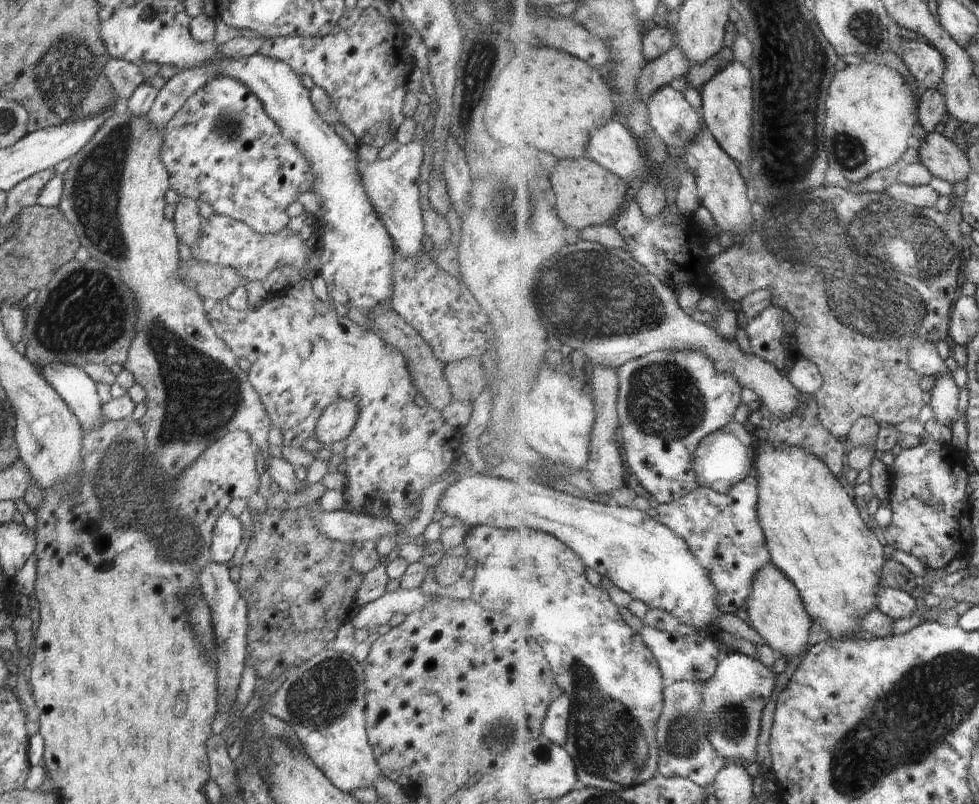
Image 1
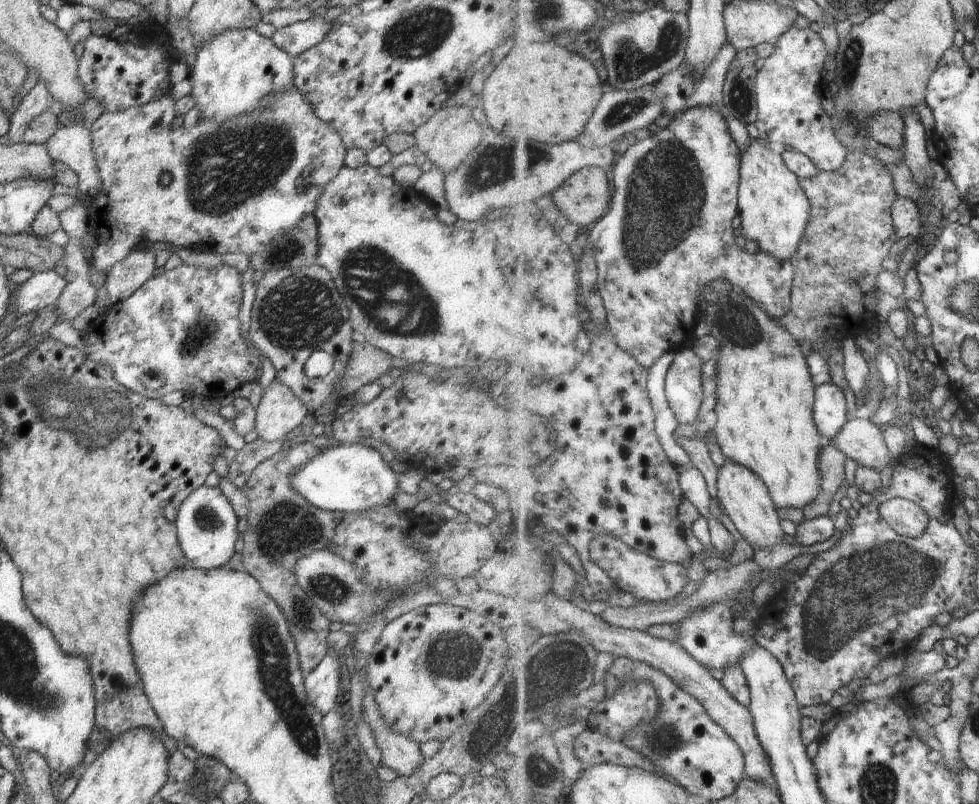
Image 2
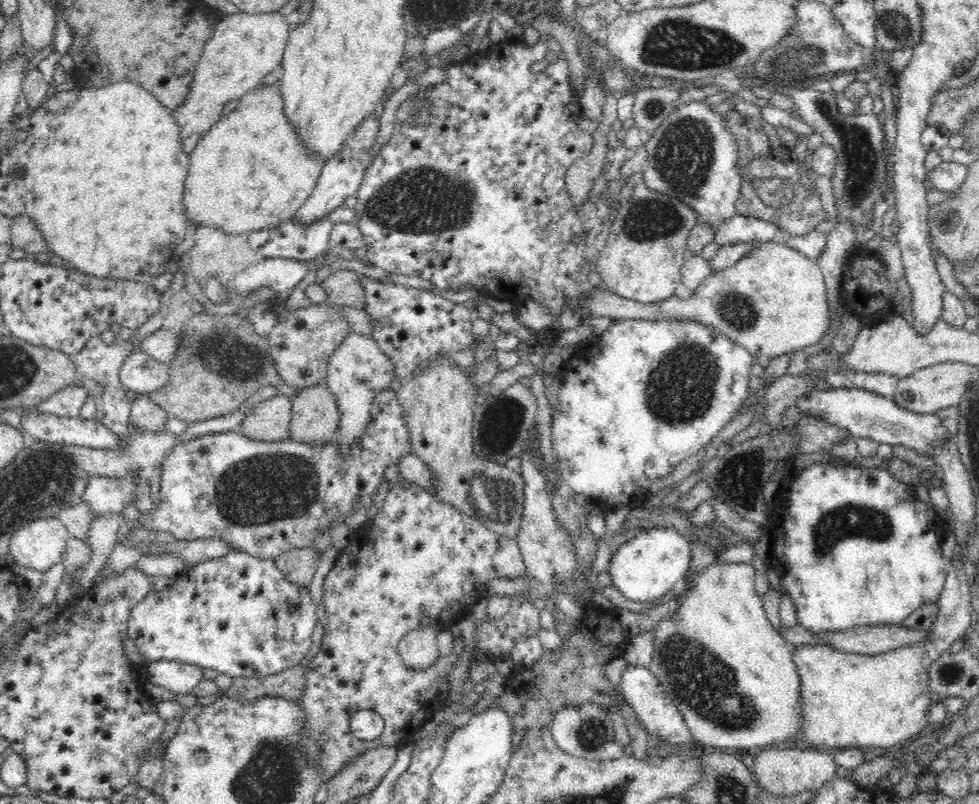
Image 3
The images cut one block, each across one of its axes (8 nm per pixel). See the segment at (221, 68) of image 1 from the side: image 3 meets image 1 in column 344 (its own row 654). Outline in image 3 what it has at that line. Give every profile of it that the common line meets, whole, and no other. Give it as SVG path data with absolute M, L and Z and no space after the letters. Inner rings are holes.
M229 551L225 556L218 559L206 560L198 566L187 567L184 572L180 572L174 580L174 584L170 584L167 588L159 593L151 592L136 606L132 607L128 622L127 634L132 639L139 652L145 656L145 662L167 660L188 663L203 668L211 668L219 673L228 674L231 677L252 678L256 676L270 676L278 674L287 668L298 665L304 661L304 656L310 652L312 646L312 636L316 630L316 604L312 600L308 587L300 587L289 582L284 574L276 567L275 560L270 558L255 558L248 554L238 551Z

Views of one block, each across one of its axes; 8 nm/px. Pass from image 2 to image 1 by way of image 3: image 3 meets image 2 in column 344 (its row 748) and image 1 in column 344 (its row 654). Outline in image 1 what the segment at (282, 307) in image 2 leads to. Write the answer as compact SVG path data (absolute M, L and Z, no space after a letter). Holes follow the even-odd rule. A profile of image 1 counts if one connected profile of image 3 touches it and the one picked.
M310 278L301 279L292 284L292 286L282 290L264 301L260 307L248 307L246 310L237 311L230 308L225 301L217 301L212 310L207 314L210 324L214 332L226 343L226 346L237 356L237 358L246 358L251 364L250 372L247 373L250 384L254 390L260 395L260 400L266 409L271 426L278 428L283 434L284 447L300 447L302 443L309 438L315 438L314 427L318 417L322 411L333 401L340 399L356 400L359 408L358 418L355 420L352 432L345 438L345 461L347 485L342 494L345 498L345 510L352 513L360 513L378 518L387 518L388 520L397 522L399 525L408 525L414 519L414 516L420 511L420 493L436 482L436 478L440 476L451 464L452 460L461 459L459 445L461 444L462 429L454 428L449 425L441 415L441 411L434 410L429 407L420 408L414 403L417 390L411 379L410 368L408 367L409 359L405 358L401 352L398 352L391 344L388 344L372 330L362 328L357 325L350 317L339 316L336 309L331 309L329 302L322 301L316 297L312 291Z

